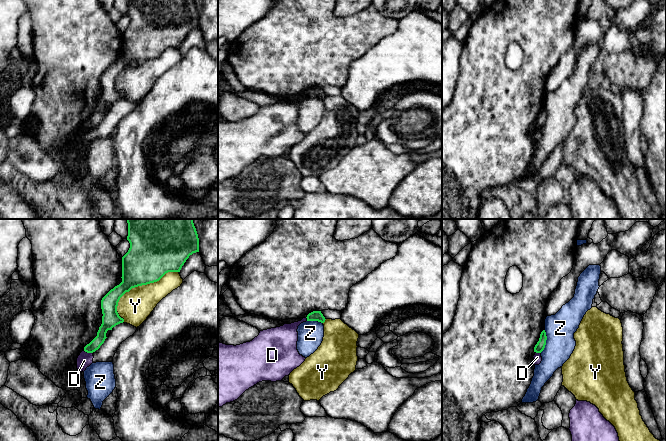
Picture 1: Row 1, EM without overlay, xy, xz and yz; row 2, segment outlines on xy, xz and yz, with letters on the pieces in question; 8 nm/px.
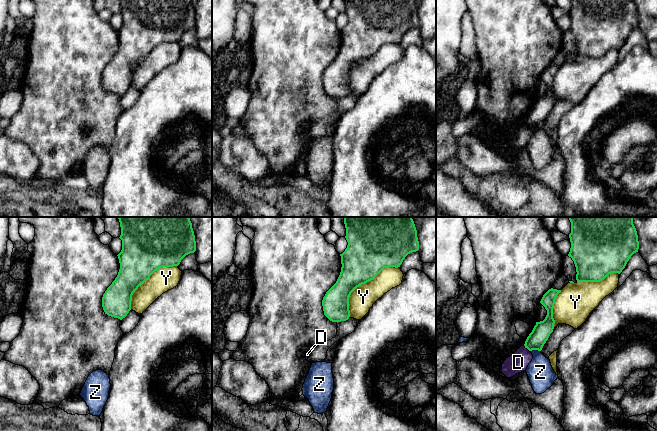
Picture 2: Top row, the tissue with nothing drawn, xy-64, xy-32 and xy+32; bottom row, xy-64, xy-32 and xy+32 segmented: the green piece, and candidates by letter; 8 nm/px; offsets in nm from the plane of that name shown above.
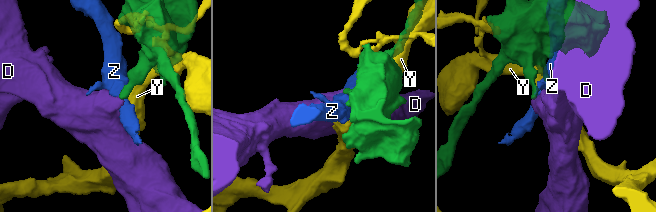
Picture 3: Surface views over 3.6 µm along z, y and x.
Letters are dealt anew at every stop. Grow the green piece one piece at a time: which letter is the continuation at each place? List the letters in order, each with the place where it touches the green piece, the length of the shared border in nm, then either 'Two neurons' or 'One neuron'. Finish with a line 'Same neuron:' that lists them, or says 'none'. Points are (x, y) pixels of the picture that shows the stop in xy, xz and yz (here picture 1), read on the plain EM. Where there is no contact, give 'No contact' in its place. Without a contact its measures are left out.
D: Touches green at xy (88, 128). Shared border 80 nm. Two neurons
Y: Touches green at xy (140, 61). Shared border 600 nm. Two neurons
Z: Touches green at yz (545, 117). Shared border 190 nm. Two neurons
Same neuron: none

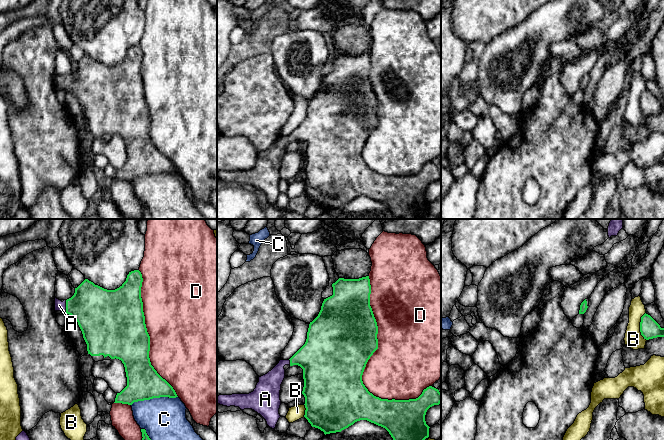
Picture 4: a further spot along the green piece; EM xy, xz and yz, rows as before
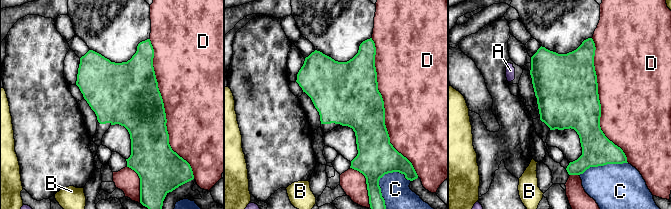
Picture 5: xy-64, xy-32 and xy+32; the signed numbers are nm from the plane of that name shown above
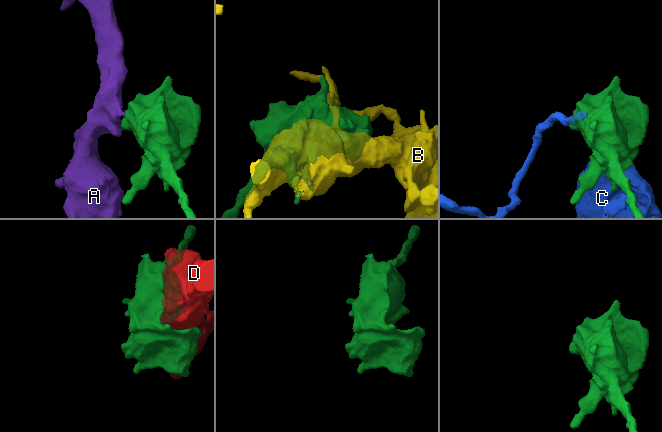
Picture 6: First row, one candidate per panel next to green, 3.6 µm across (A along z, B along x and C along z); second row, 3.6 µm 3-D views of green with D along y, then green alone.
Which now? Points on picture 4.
A: Touches green at xy (66, 82). Shared border 100 nm. One neuron
B: Touches green at yz (640, 102). Shared border 240 nm. Two neurons
C: Touches green at xy (154, 173). Shared border 380 nm. Two neurons
D: Touches green at xz (370, 132). Shared border 1050 nm. Two neurons
Same neuron: A

